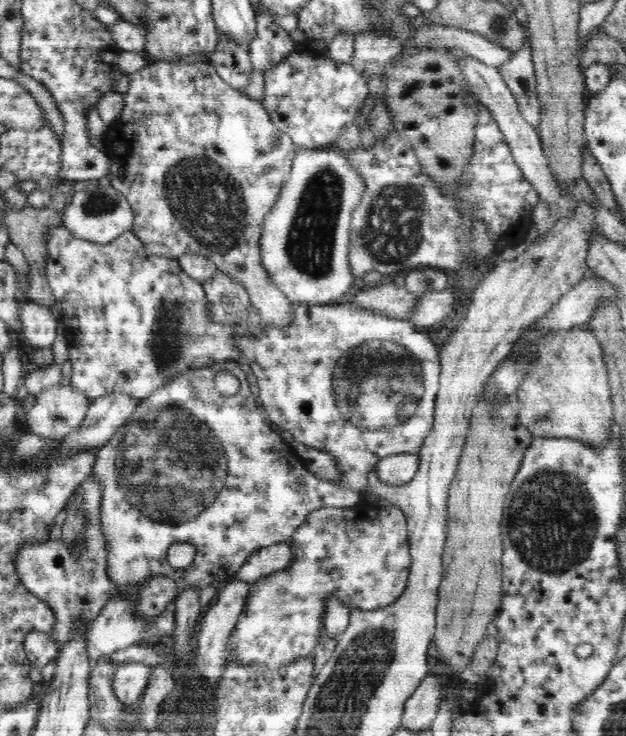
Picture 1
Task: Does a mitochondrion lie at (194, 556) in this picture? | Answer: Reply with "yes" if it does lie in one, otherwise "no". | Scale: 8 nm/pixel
no

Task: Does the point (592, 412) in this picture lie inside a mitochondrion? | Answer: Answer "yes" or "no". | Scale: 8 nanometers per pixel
no

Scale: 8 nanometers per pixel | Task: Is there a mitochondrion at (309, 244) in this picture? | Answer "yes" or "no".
yes

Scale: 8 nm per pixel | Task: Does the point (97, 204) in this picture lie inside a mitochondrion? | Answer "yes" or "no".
yes

